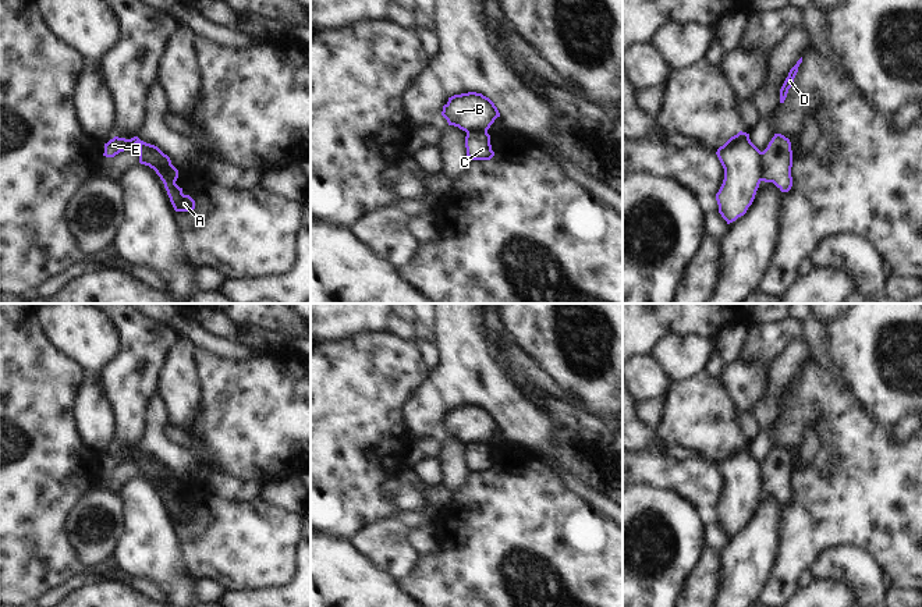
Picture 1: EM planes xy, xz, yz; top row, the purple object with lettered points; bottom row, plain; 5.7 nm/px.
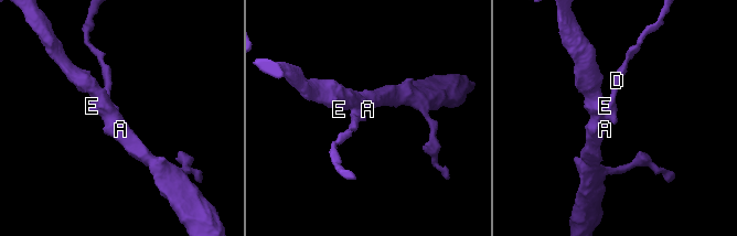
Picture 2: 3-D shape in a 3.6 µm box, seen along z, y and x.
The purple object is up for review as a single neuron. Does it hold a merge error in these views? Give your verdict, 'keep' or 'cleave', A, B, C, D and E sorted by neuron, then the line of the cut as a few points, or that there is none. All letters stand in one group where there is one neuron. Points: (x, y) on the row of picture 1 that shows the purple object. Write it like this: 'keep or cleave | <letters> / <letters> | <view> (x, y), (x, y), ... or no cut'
cleave | A B E / C D | yz (762, 152), (761, 180)

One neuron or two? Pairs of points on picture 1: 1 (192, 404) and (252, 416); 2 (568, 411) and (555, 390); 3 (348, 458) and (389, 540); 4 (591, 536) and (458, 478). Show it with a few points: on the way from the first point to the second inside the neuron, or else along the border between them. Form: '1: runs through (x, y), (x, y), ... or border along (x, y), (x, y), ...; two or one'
1: border along (202, 375), (202, 416), (190, 432); two
2: border along (548, 394), (591, 414); two
3: border along (394, 517), (386, 521), (376, 521), (351, 538); two
4: border along (474, 472), (467, 485), (453, 494); two

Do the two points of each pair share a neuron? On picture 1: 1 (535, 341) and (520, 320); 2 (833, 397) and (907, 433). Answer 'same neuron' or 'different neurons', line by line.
1: same neuron
2: different neurons

